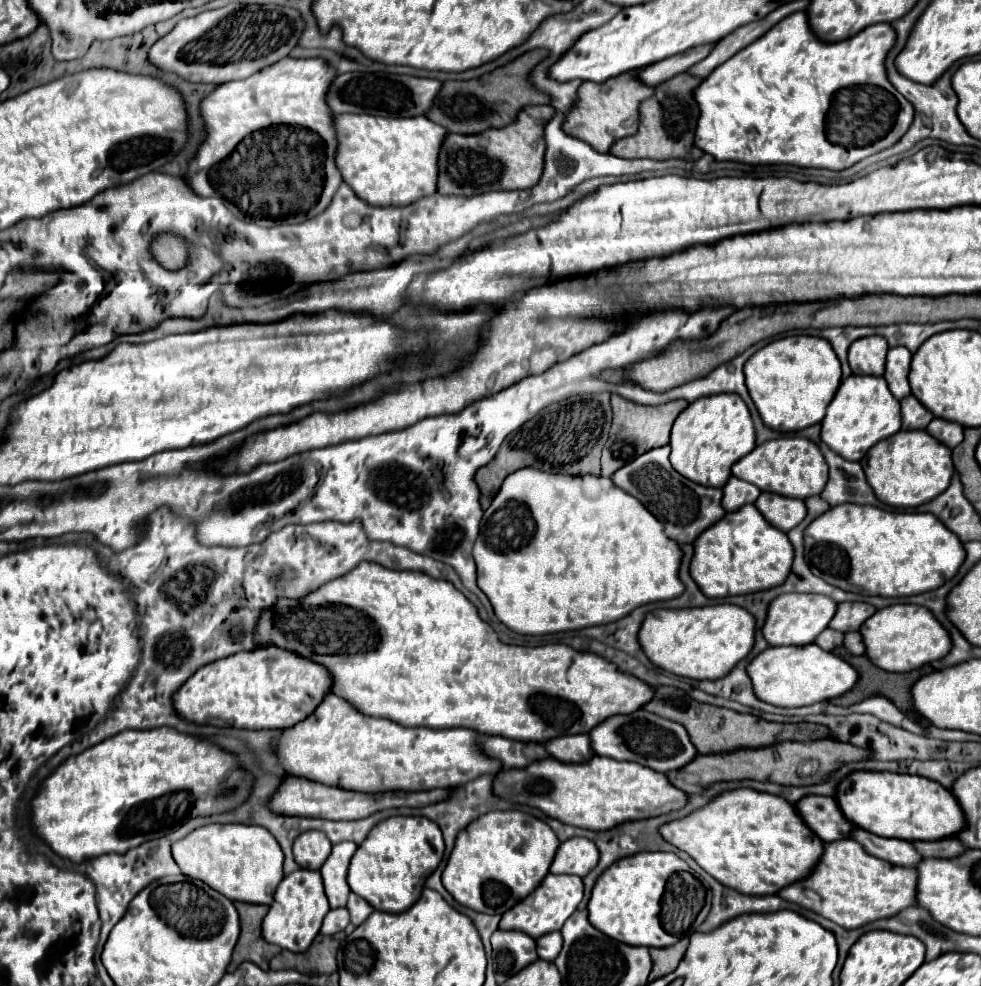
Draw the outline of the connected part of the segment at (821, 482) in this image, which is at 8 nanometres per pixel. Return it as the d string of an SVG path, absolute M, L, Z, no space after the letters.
M783 436L759 444L753 452L749 452L739 462L735 462L731 472L733 476L749 484L755 484L763 492L775 492L799 500L821 494L821 488L825 488L825 480L827 480L827 464L825 458L821 456L819 446L801 436Z

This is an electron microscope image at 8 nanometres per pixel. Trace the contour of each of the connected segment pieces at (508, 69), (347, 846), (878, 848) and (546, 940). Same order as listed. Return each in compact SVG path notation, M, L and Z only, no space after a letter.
M545 50L525 52L519 58L511 60L509 64L483 74L481 78L473 78L465 82L443 82L433 106L425 116L437 122L439 126L447 128L449 132L457 132L457 134L479 134L487 128L507 126L515 120L521 108L531 104L549 104L549 96L537 92L527 82L527 72L545 56L547 56Z
M339 842L333 846L331 856L321 866L325 894L329 898L331 908L339 908L347 904L347 898L351 894L351 888L347 884L347 868L349 868L349 860L353 858L355 850L357 850L357 844Z
M853 828L849 838L853 838L855 842L861 842L865 852L869 852L871 856L885 860L885 862L893 862L897 866L915 866L921 860L921 856L915 852L913 844L907 840L881 838L877 834L871 834L861 828Z
M549 932L541 938L537 938L537 954L541 960L547 960L547 962L553 962L559 952L563 948L563 938L561 938L561 932Z

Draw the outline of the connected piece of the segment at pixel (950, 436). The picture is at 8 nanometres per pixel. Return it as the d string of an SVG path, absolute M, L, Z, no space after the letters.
M933 418L927 432L941 440L941 444L945 444L947 448L955 448L957 444L961 444L963 440L963 426L961 424L953 424L949 420L941 420L941 418Z

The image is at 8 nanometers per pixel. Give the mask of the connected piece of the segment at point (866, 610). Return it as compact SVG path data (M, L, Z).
M845 602L837 606L837 614L831 620L829 628L839 630L839 632L857 632L861 624L873 616L877 608L867 604L867 602Z

